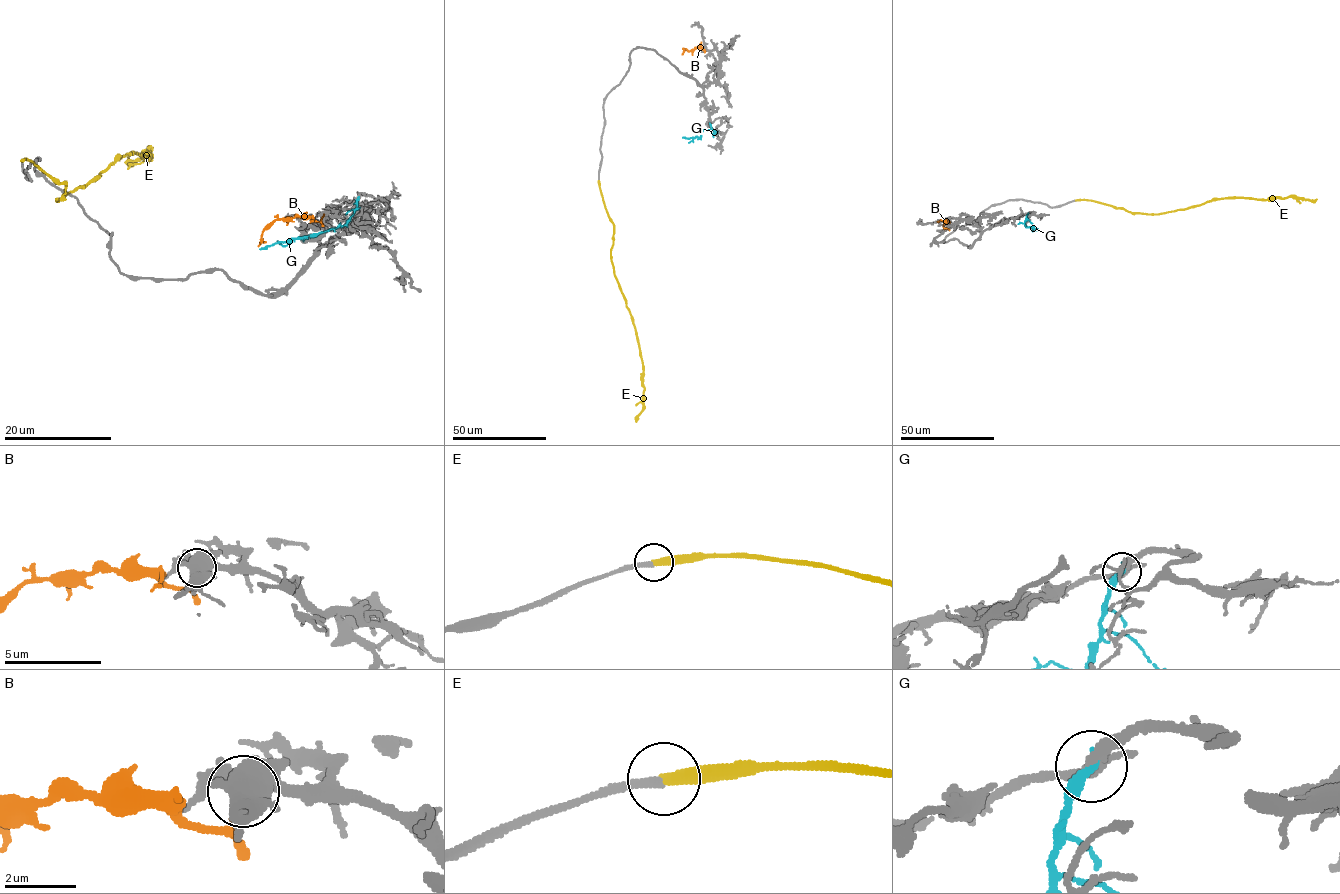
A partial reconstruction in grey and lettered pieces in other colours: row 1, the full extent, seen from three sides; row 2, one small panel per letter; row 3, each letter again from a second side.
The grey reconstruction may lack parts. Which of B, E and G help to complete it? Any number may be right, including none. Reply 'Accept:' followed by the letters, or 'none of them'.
Accept: E

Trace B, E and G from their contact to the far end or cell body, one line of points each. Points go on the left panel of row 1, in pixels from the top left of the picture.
B: (323, 215), (320, 221), (309, 217), (275, 219), (262, 232), (258, 246)
E: (22, 160), (65, 185), (61, 199), (126, 154), (147, 159), (151, 155), (148, 151), (146, 158), (127, 158)
G: (358, 199), (354, 214), (340, 226), (260, 249)

